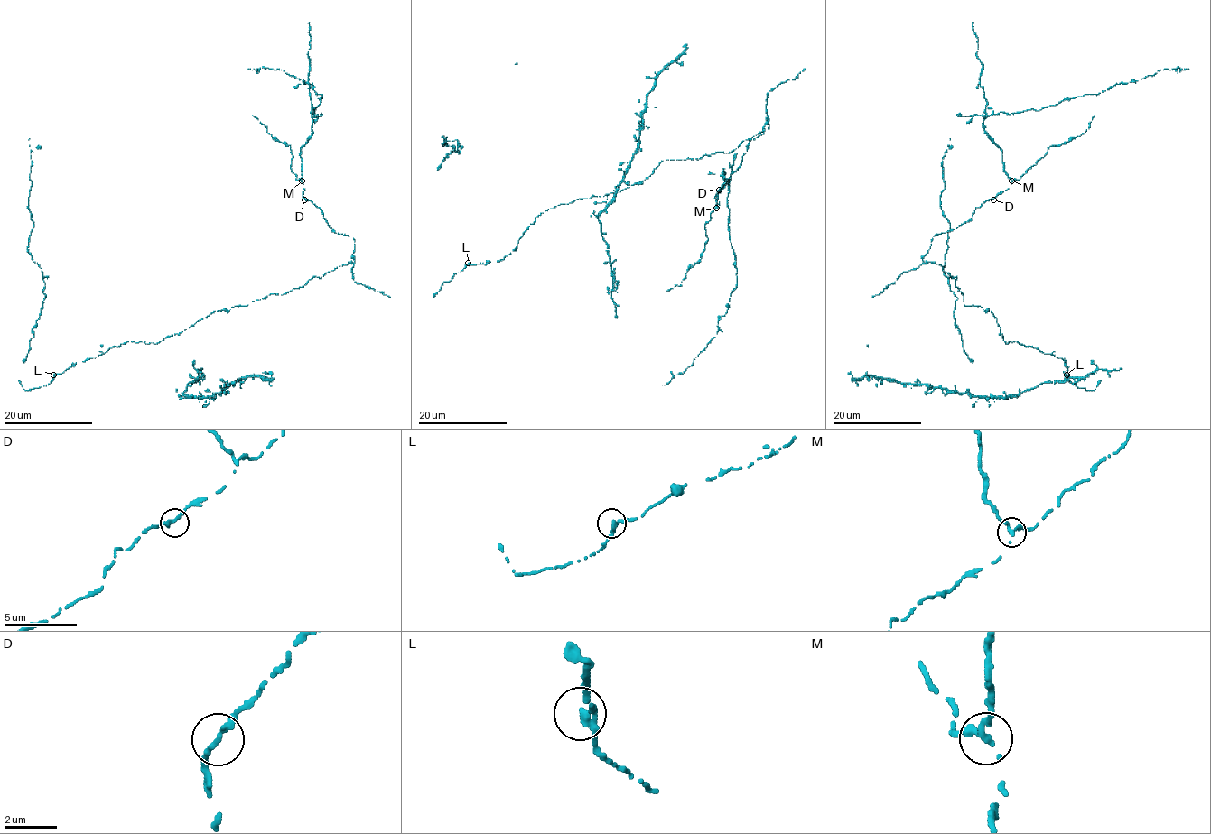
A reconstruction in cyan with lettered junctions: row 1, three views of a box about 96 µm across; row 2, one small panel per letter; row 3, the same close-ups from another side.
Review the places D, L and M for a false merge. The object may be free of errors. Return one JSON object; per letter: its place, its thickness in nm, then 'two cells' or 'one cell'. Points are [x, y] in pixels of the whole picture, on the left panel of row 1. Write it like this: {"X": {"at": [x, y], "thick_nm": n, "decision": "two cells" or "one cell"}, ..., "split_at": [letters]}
{"D": {"at": [304, 199], "thick_nm": 260, "decision": "one cell"}, "L": {"at": [53, 375], "thick_nm": 240, "decision": "one cell"}, "M": {"at": [302, 180], "thick_nm": 240, "decision": "two cells"}, "split_at": ["M"]}

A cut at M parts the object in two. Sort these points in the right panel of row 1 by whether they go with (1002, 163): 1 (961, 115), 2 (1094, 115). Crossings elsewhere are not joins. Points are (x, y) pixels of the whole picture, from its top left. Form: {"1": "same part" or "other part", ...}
{"1": "same part", "2": "other part"}

